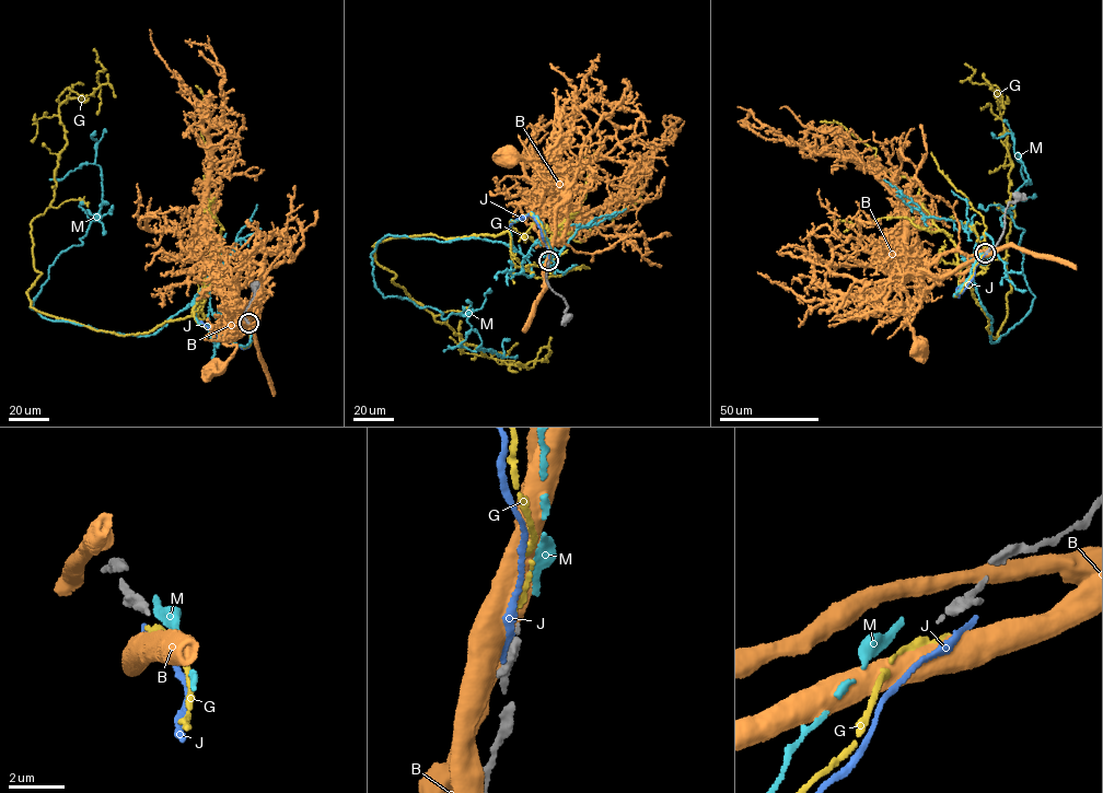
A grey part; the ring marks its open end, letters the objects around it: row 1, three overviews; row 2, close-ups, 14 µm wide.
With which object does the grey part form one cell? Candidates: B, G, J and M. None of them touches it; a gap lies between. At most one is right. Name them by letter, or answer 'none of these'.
G

